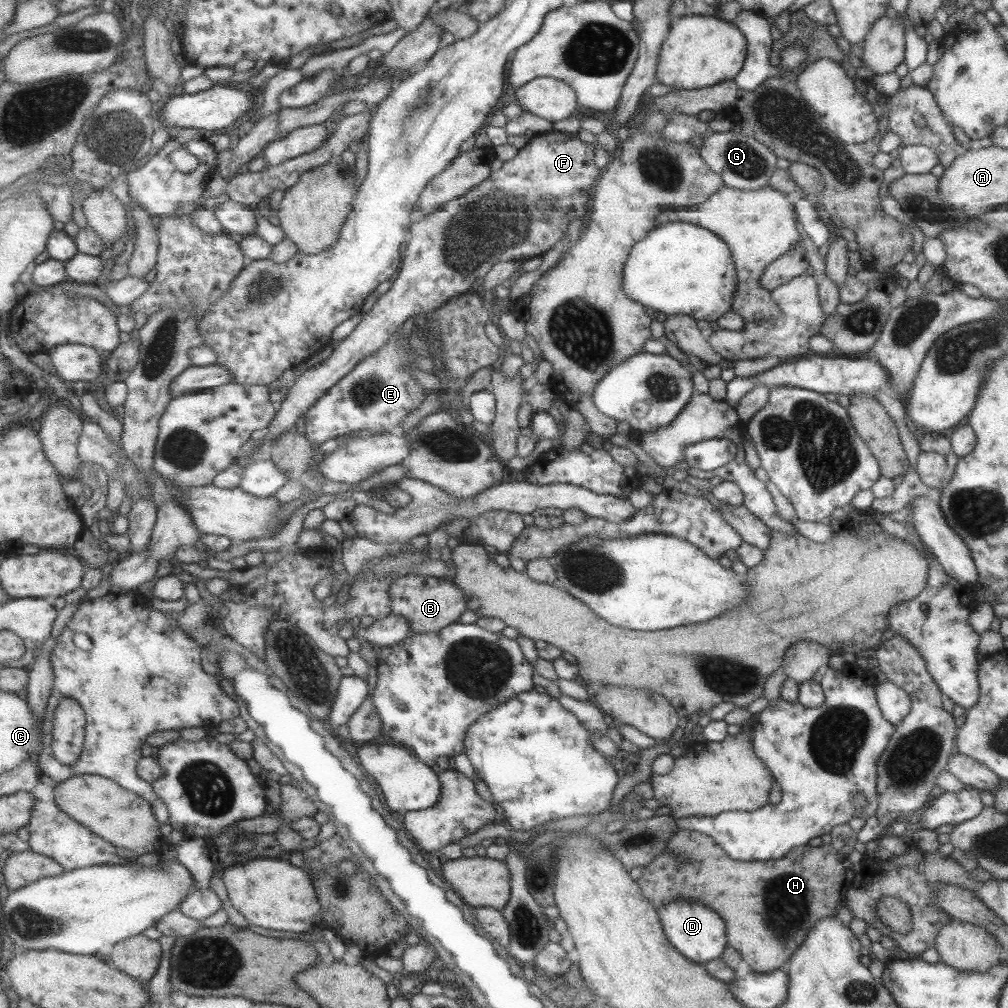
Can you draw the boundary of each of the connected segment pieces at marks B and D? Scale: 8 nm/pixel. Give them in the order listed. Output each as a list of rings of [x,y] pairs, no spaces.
[[[426,574],[399,575],[389,586],[389,599],[389,608],[392,608],[391,616],[407,619],[411,632],[417,634],[439,632],[444,626],[457,622],[459,616],[467,609],[464,594],[452,581]]]
[[[683,898],[683,900],[672,900],[656,911],[667,940],[691,963],[703,964],[721,957],[727,947],[725,926],[713,909],[703,906],[696,900]]]

